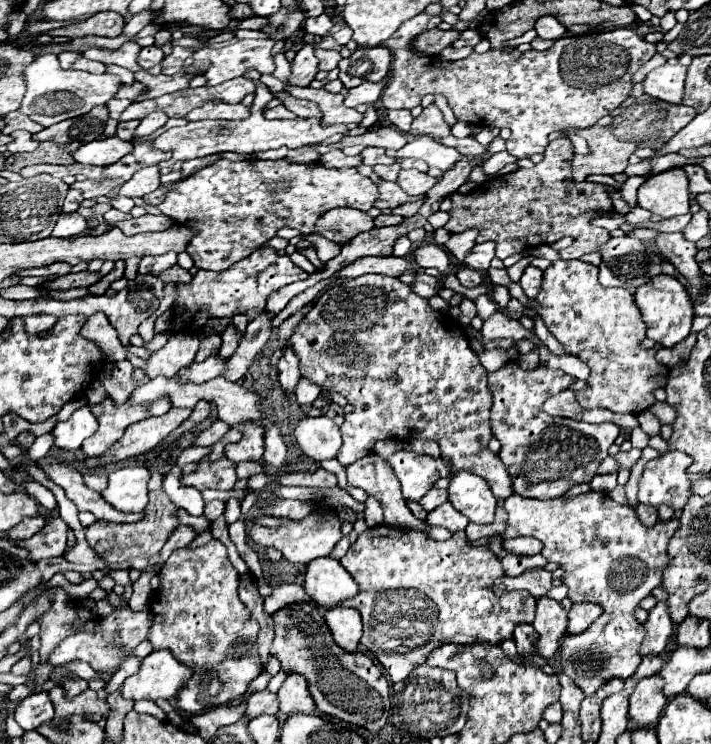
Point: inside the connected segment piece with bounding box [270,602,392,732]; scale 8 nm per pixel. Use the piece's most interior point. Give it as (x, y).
(348, 685)

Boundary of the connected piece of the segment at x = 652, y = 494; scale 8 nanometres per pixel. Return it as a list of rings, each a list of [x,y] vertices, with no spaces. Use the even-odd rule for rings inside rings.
[[[674,450],[650,460],[638,486],[638,502],[656,510],[662,504],[682,510],[692,496],[692,482],[686,472],[690,464],[692,458],[688,454]],[[670,490],[676,490],[676,494],[670,494]]]

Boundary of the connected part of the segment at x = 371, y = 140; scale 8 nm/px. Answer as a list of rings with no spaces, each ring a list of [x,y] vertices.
[[[382,126],[378,130],[368,130],[360,136],[344,136],[342,146],[352,146],[352,144],[362,144],[362,146],[378,146],[378,148],[392,148],[398,150],[408,142],[408,138],[396,130],[394,126]]]

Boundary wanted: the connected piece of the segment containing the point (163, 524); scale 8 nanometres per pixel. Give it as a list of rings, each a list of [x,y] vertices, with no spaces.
[[[154,472],[150,476],[148,496],[150,496],[150,500],[148,500],[148,506],[146,506],[146,518],[142,518],[140,522],[110,523],[98,520],[98,522],[94,522],[92,526],[86,528],[86,540],[88,540],[90,548],[98,556],[102,556],[108,564],[126,562],[126,560],[136,558],[140,554],[146,554],[146,556],[156,554],[164,546],[164,542],[172,534],[172,530],[178,526],[176,506],[168,500],[168,496],[162,490],[162,474]]]

